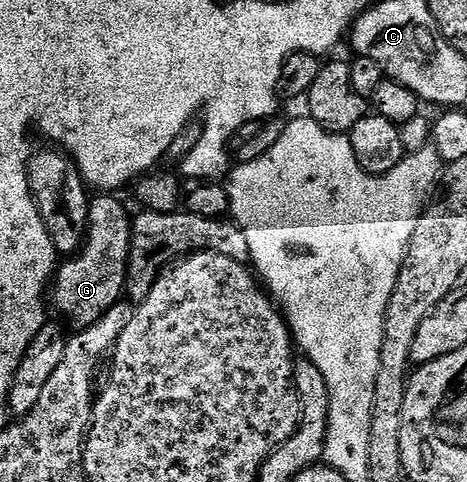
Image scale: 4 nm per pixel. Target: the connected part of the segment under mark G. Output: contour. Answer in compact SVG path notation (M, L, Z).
M96 196L88 204L88 224L82 249L75 256L59 263L58 269L50 283L50 306L61 314L61 319L69 318L82 331L90 324L102 320L114 304L125 297L128 285L128 257L132 247L132 218L128 210L116 199L116 196Z

